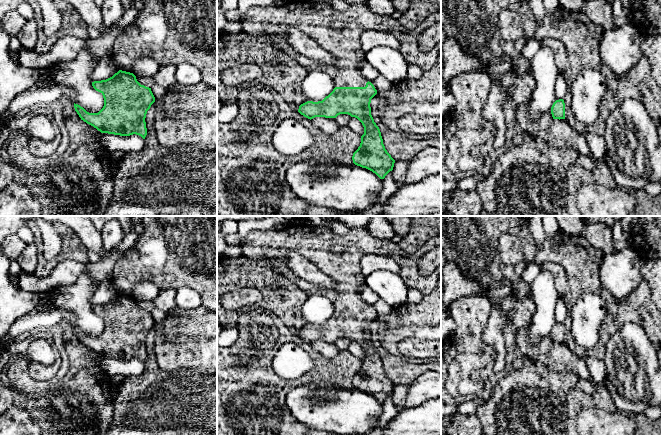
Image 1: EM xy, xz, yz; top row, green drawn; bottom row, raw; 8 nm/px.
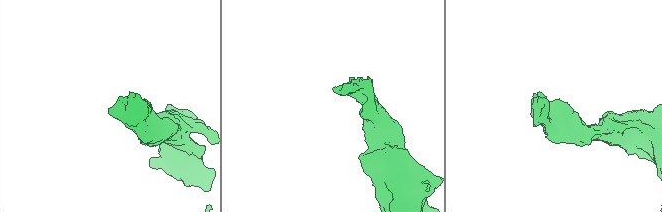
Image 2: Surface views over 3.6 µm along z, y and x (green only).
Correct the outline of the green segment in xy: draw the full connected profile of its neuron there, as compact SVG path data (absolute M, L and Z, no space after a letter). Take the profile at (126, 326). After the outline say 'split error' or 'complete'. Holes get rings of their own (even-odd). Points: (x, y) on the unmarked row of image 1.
M122 294L106 304L92 306L92 310L103 319L104 330L98 337L89 337L74 327L81 344L101 357L136 358L145 363L146 338L155 326L151 312L141 309L133 297Z | complete

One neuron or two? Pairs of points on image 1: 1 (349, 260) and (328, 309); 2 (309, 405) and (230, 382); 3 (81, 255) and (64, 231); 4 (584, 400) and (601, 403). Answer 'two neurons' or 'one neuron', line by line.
1: two neurons
2: two neurons
3: one neuron
4: one neuron

